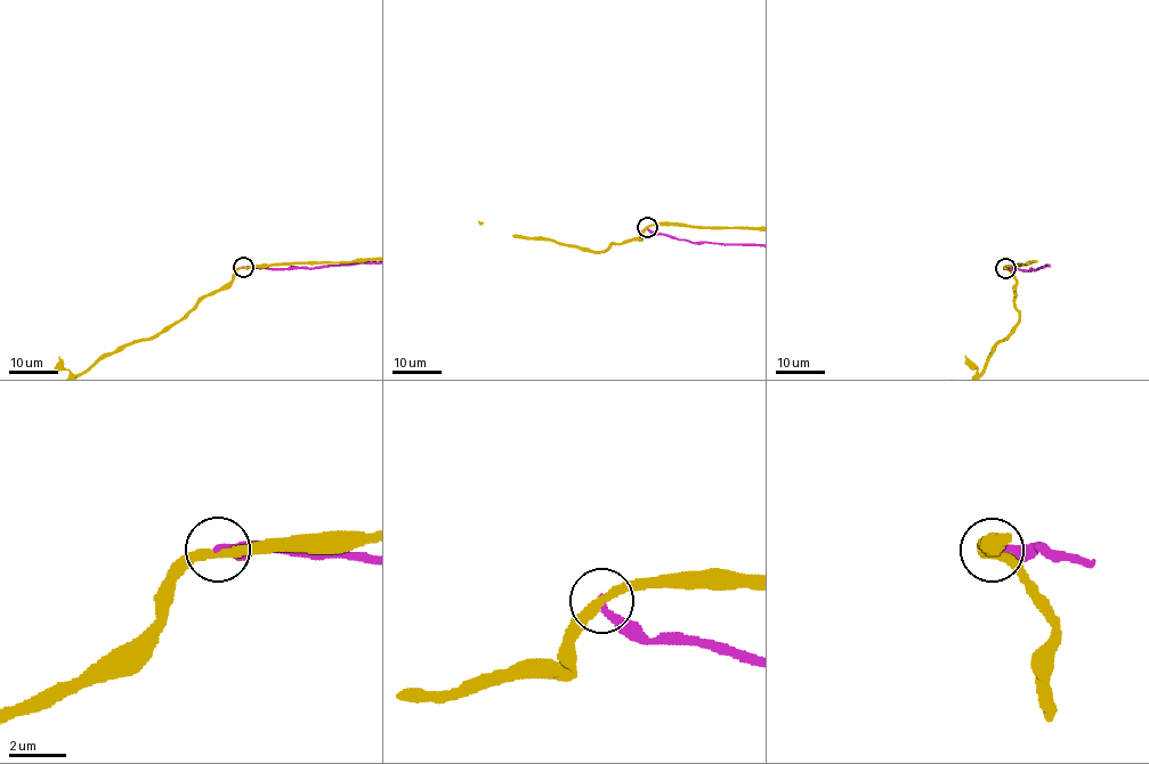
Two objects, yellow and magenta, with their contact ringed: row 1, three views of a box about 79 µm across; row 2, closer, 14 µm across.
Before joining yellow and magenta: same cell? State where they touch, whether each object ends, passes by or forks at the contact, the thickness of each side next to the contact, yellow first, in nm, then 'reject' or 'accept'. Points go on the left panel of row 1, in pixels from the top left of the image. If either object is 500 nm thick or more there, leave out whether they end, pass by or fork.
place (243, 267); yellow passes by; magenta ends; calibres 320 and 280 nm; reject

